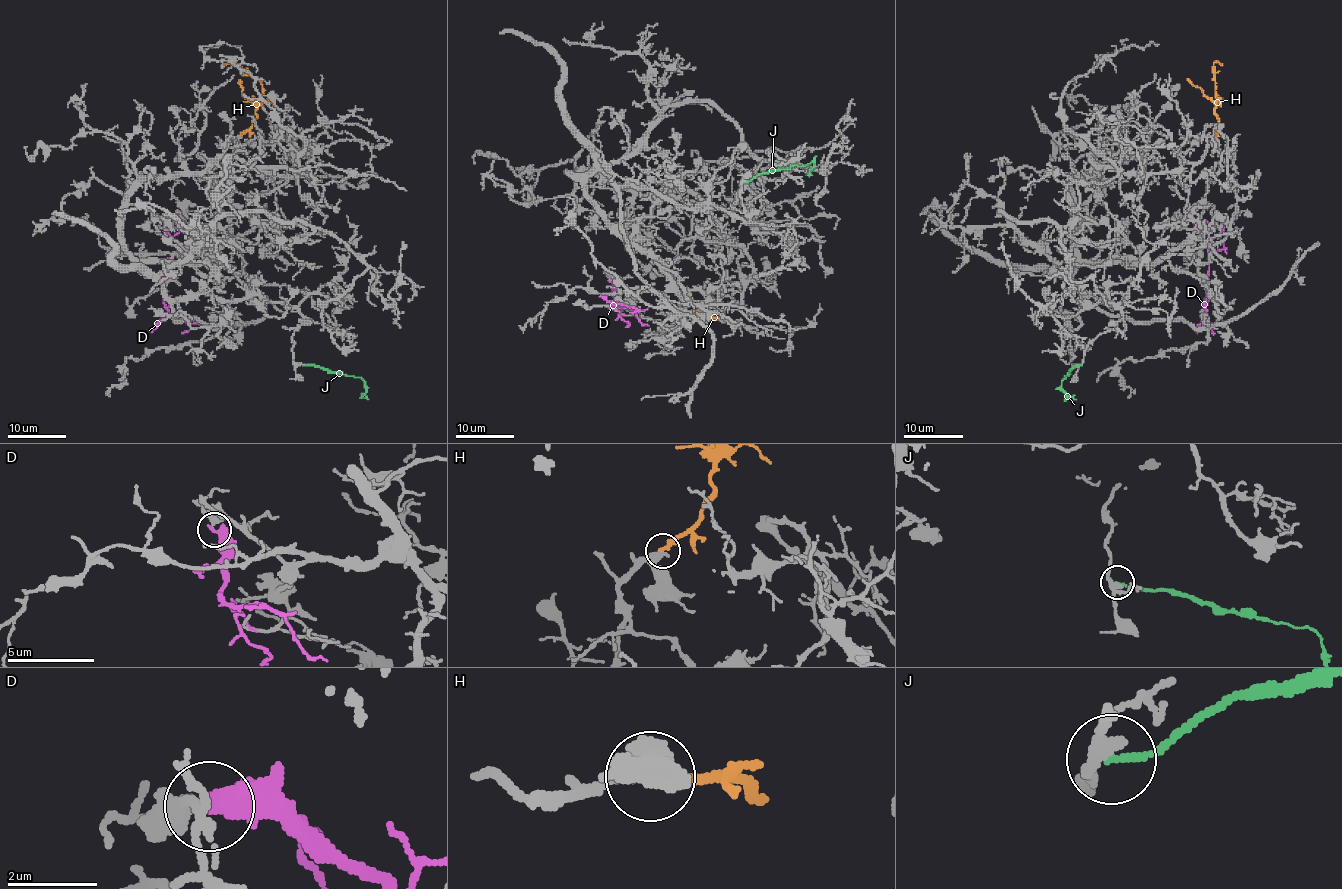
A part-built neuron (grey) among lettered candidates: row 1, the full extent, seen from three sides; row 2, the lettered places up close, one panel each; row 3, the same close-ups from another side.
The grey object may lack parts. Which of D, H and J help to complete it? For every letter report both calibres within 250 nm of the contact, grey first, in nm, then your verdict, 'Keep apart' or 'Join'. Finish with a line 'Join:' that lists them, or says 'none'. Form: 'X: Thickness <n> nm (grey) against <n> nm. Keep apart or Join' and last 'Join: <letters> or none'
D: Thickness 380 nm (grey) against 480 nm. Keep apart
H: Thickness 320 nm (grey) against 280 nm. Join
J: Thickness 220 nm (grey) against 150 nm. Keep apart
Join: H

